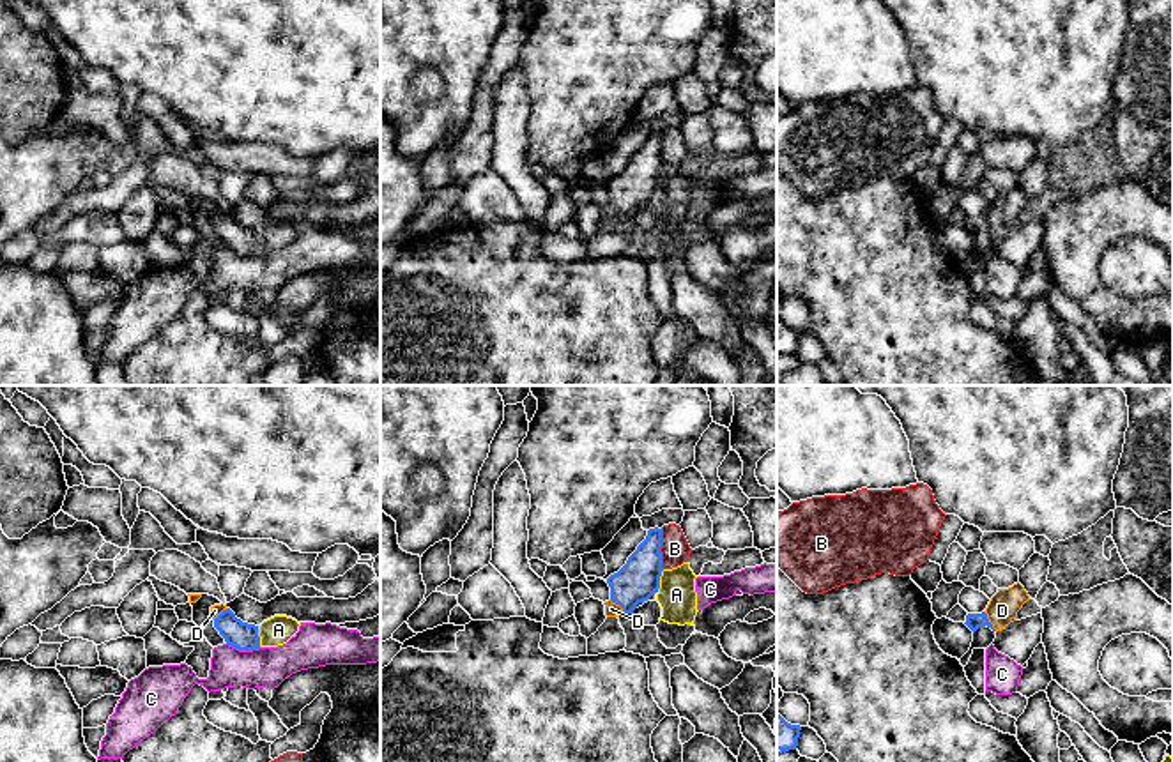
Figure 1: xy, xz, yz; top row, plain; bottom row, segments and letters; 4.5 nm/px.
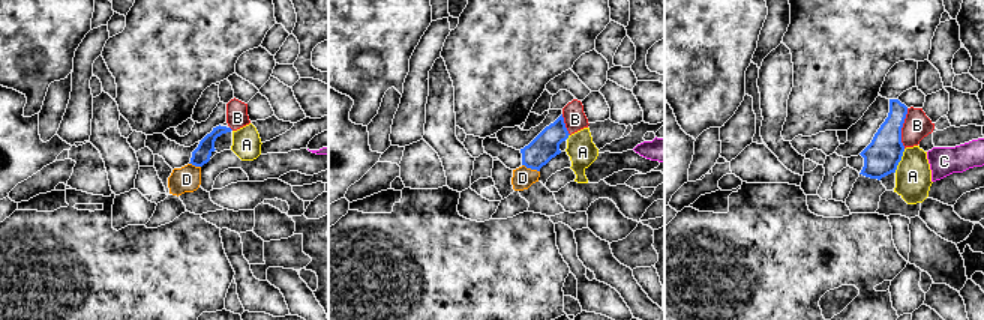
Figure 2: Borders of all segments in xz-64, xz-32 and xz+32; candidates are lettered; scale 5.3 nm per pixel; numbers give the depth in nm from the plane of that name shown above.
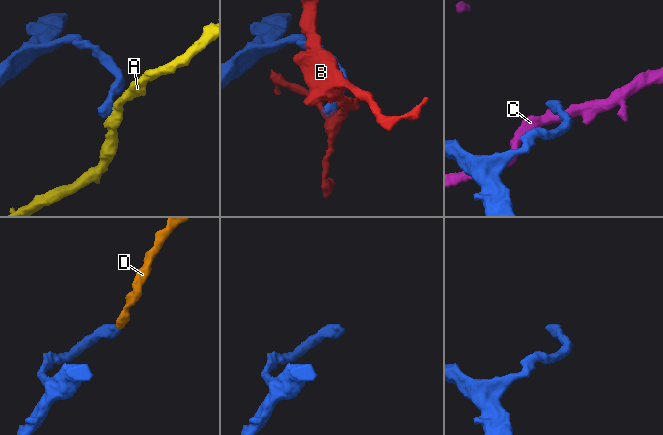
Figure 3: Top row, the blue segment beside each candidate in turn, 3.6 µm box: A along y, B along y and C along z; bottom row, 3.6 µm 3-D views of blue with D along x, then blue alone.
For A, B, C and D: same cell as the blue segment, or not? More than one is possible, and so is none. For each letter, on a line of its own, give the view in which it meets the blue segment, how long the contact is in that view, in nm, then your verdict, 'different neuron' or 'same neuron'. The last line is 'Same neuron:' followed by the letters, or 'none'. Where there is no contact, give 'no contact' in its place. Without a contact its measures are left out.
A: xz | 110 nm | different neuron
B: xz | 180 nm | different neuron
C: xy | 150 nm | different neuron
D: yz | 110 nm | same neuron
Same neuron: D

